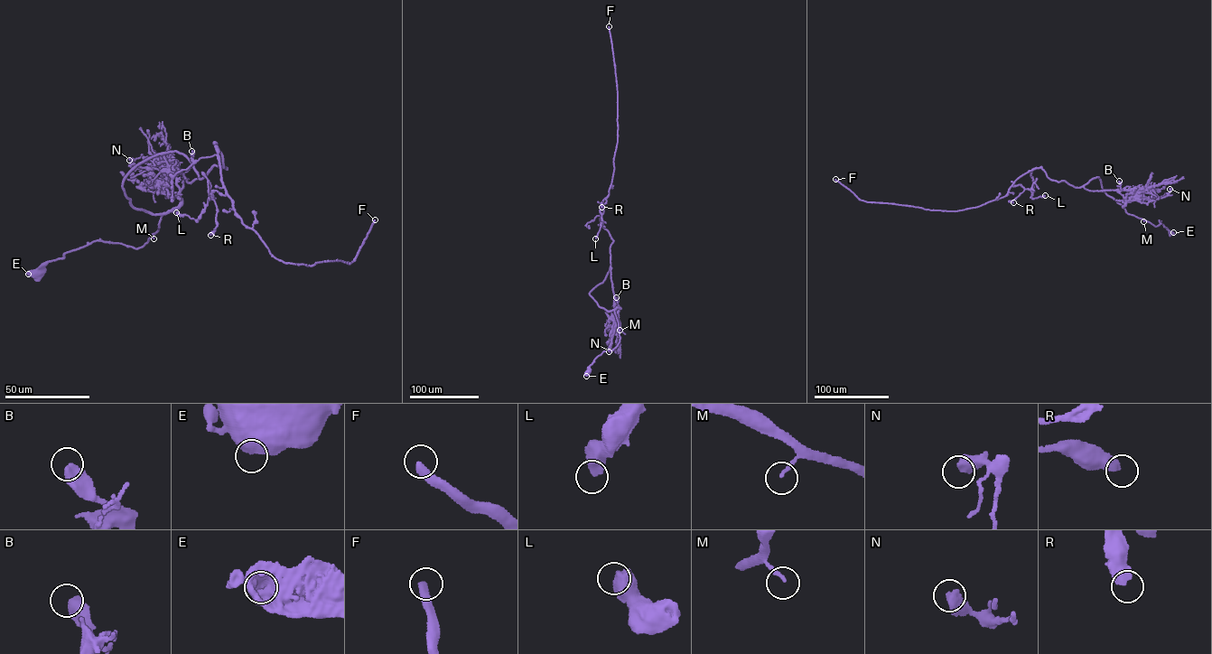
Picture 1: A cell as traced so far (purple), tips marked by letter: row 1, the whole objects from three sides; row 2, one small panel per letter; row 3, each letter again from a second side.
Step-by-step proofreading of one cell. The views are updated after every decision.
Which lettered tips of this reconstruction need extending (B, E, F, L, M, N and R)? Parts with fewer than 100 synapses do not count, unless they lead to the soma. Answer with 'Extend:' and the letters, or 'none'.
Extend: F

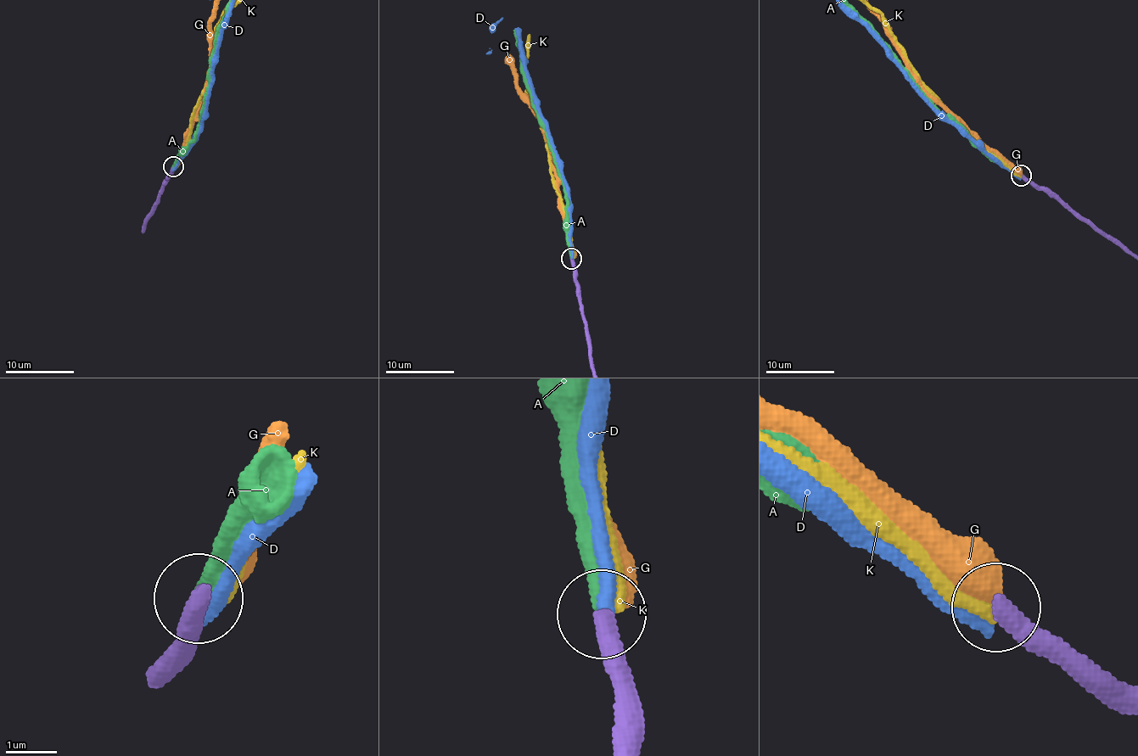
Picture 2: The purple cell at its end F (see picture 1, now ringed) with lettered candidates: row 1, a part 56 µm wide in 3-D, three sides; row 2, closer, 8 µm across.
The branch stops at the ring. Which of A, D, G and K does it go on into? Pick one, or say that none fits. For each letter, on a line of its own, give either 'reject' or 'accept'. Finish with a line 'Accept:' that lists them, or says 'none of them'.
A: accept
D: reject
G: reject
K: reject
Accept: A

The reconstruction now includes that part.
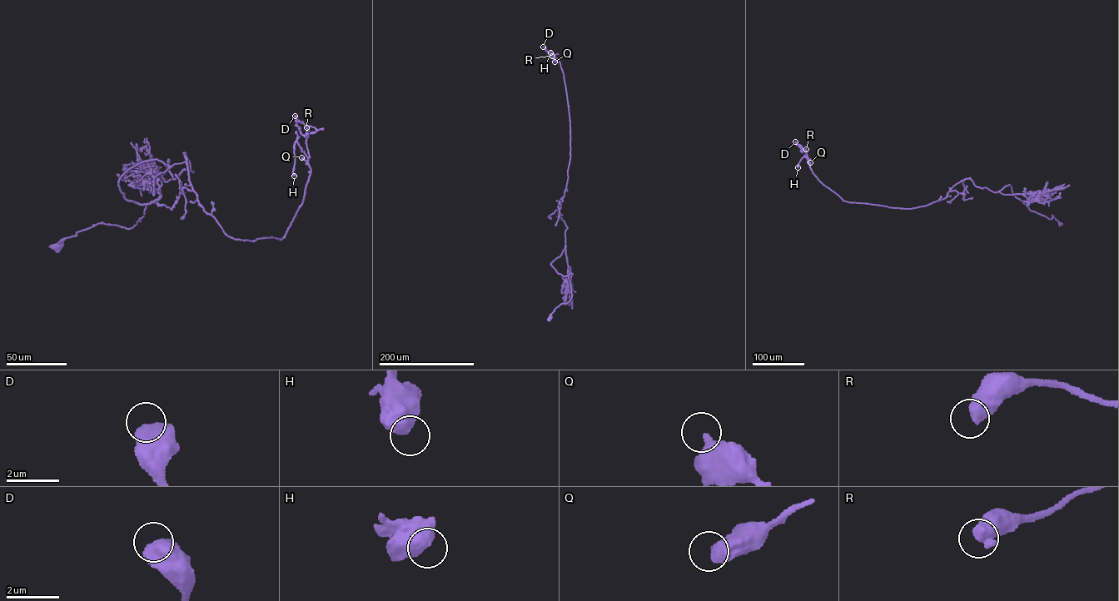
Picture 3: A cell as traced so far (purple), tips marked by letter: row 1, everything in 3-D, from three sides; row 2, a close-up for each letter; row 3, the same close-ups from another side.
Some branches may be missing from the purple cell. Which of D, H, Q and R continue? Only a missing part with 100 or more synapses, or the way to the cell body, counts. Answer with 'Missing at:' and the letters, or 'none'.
Missing at: none

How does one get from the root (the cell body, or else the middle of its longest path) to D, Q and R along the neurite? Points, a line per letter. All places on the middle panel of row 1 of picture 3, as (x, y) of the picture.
D: (549, 318), (572, 295), (565, 253), (567, 227), (558, 210), (568, 180), (570, 128), (560, 63), (543, 47)
Q: (549, 318), (572, 295), (567, 227), (558, 210), (568, 180), (569, 119), (563, 73), (554, 62)
R: (549, 318), (572, 295), (567, 227), (558, 210), (568, 180), (569, 119), (563, 73), (552, 56)

